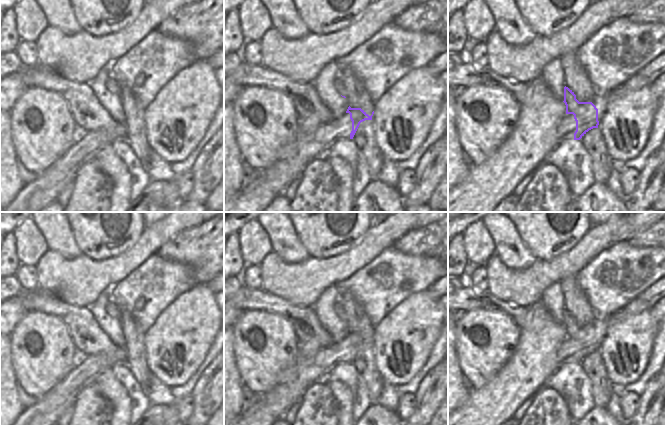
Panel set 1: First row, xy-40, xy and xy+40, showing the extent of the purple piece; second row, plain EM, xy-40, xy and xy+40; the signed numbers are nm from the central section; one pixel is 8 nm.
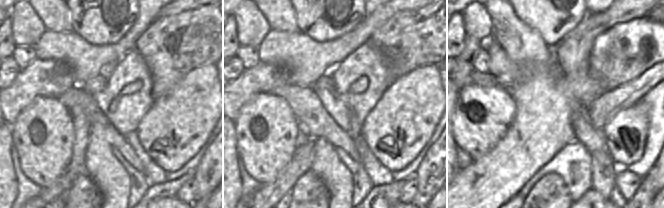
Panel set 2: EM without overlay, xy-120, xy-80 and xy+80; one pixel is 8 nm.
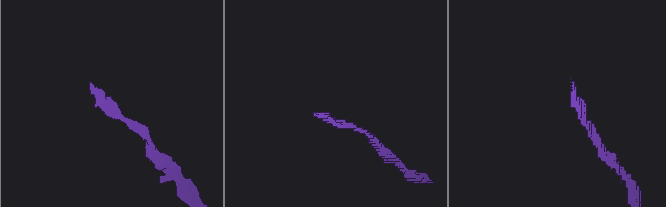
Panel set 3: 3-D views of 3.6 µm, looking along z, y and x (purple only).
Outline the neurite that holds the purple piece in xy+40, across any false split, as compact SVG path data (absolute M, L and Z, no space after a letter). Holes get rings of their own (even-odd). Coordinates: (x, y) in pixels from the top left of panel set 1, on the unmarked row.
M564 311L566 338L573 338L576 345L574 364L580 364L589 354L598 352L598 333L592 326L579 326L568 311Z

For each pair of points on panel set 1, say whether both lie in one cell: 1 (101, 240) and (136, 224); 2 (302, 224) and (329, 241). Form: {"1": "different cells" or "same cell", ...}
{"1": "same cell", "2": "same cell"}

